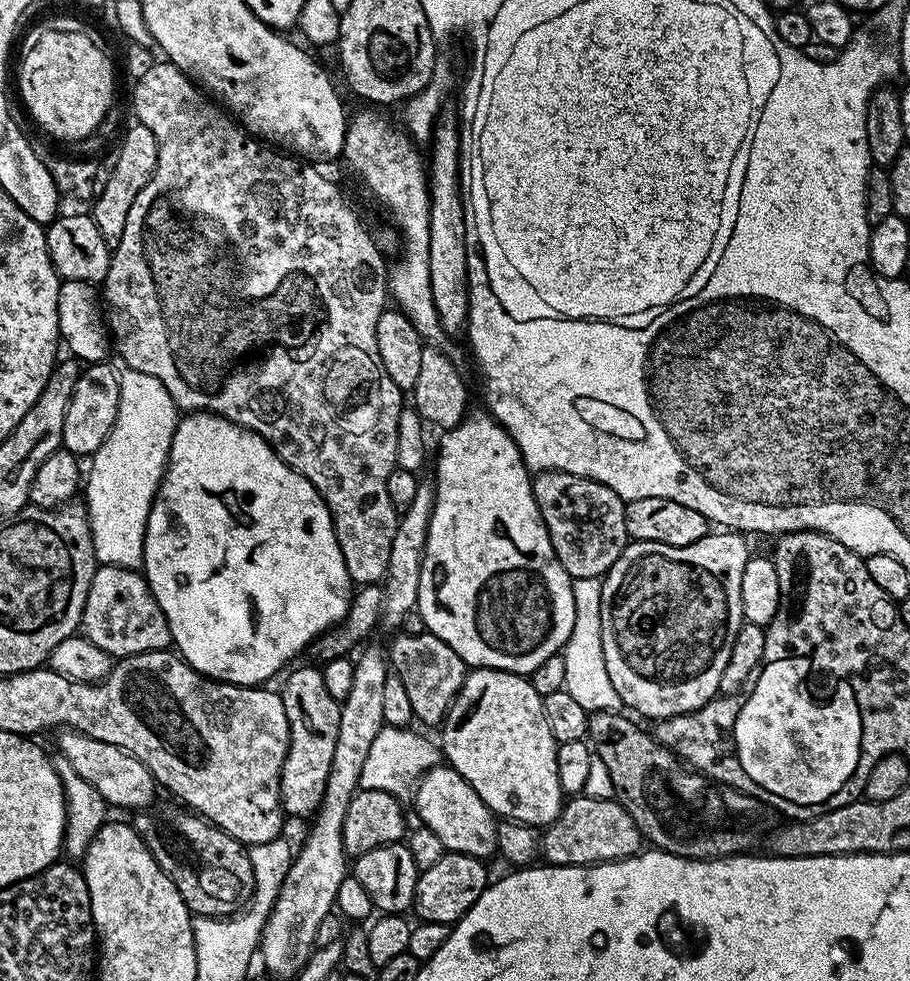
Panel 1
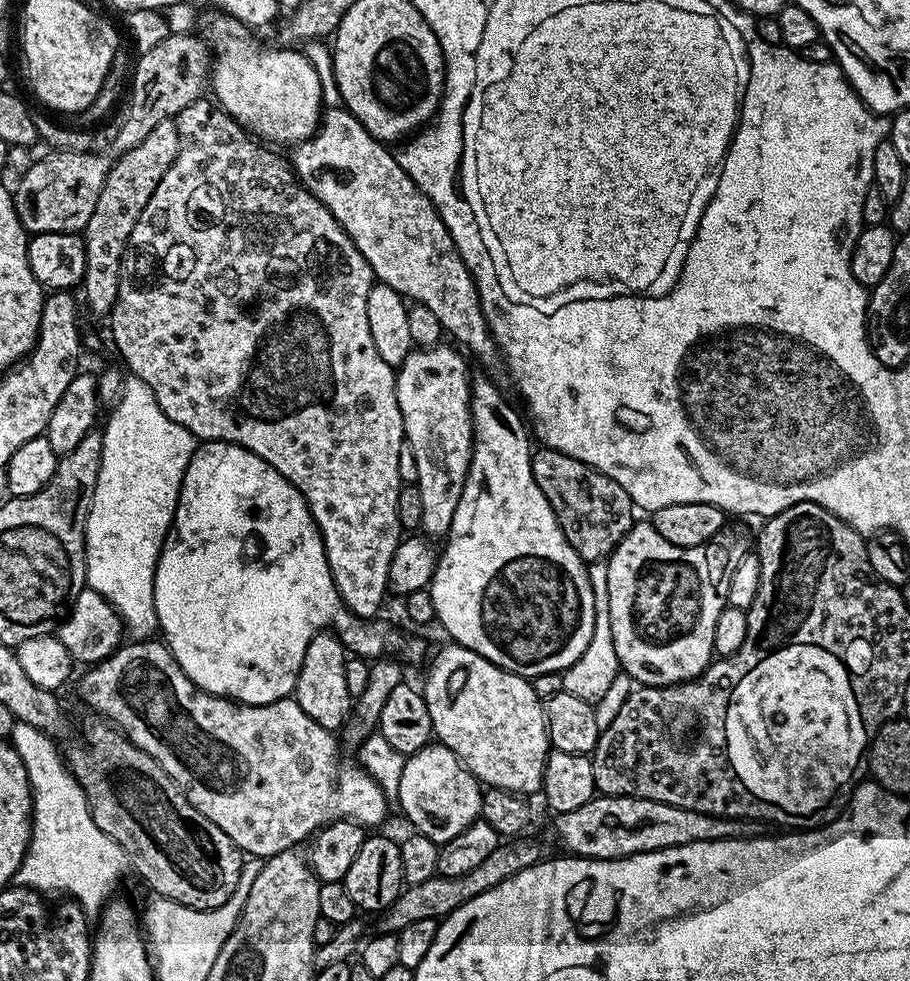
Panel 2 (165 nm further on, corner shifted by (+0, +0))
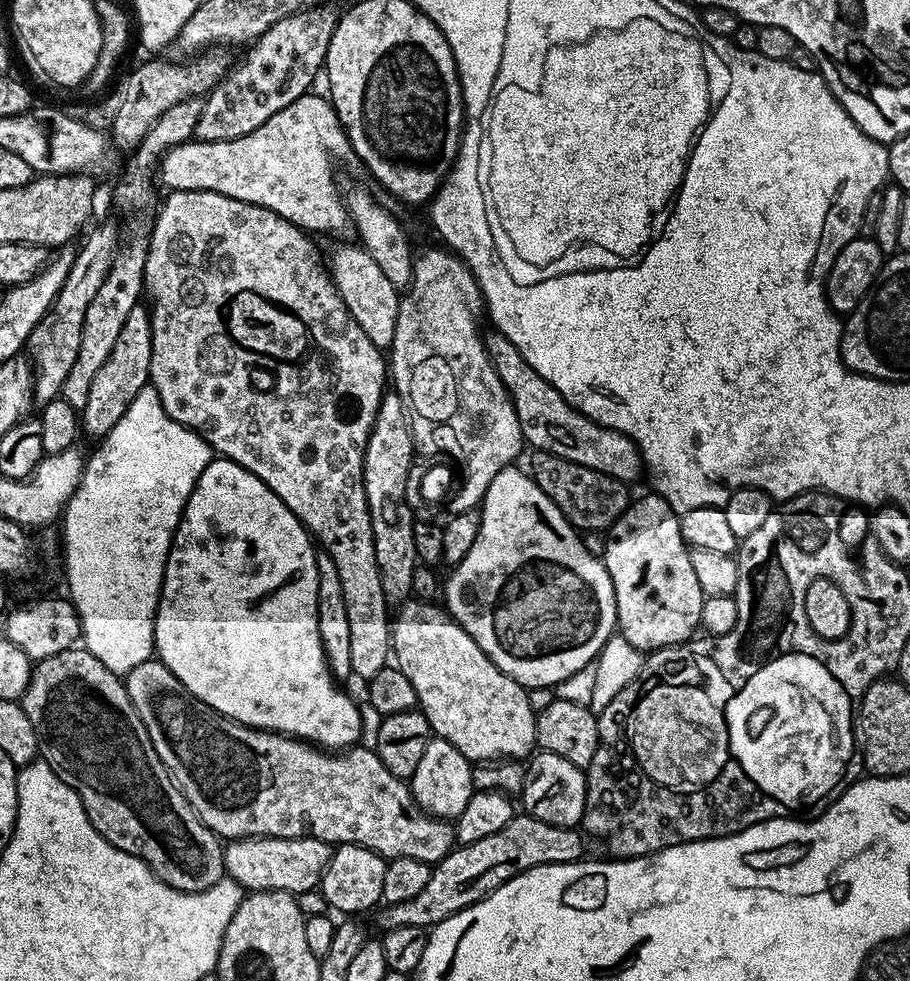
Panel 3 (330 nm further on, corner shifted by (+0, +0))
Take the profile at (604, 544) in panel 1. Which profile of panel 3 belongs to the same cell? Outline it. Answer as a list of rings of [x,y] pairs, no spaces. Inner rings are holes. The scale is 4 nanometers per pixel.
[[[533,451],[530,475],[540,489],[562,510],[572,527],[581,533],[601,532],[611,529],[612,523],[628,509],[630,503],[629,485],[610,478],[590,466],[578,466],[578,462],[566,462],[558,454]]]

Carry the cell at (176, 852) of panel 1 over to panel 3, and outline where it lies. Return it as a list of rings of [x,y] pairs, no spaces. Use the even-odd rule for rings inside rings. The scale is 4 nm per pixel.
[[[83,646],[67,648],[62,650],[62,654],[48,656],[33,667],[32,677],[29,678],[22,703],[26,710],[26,718],[30,718],[30,726],[34,726],[39,759],[45,760],[50,766],[50,770],[54,770],[54,774],[58,774],[58,778],[62,782],[66,782],[66,786],[70,786],[70,790],[74,790],[78,794],[94,830],[98,830],[98,834],[102,834],[102,838],[106,838],[118,850],[146,862],[150,871],[171,888],[177,888],[183,892],[205,892],[219,880],[225,879],[224,844],[221,837],[211,832],[200,821],[200,816],[192,809],[192,803],[184,796],[184,791],[176,785],[176,781],[172,779],[162,758],[158,758],[158,750],[154,750],[154,742],[150,742],[150,734],[146,734],[146,726],[142,726],[142,718],[138,718],[138,710],[134,710],[134,706],[130,702],[130,694],[126,694],[126,686],[121,677],[106,670],[106,666],[102,666],[102,662],[98,662],[98,658],[94,658],[94,654],[90,654],[87,648]]]

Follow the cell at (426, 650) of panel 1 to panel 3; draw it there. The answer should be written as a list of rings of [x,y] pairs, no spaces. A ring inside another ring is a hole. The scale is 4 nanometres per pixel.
[[[214,458],[202,470],[194,490],[180,515],[180,525],[172,539],[172,548],[168,551],[168,561],[164,567],[164,584],[160,588],[160,604],[156,608],[155,655],[190,690],[196,699],[206,702],[218,714],[231,720],[237,720],[248,728],[263,728],[265,732],[279,732],[283,735],[303,740],[324,750],[347,750],[359,741],[360,716],[357,701],[352,701],[344,692],[335,688],[332,672],[328,669],[328,660],[324,657],[322,642],[318,638],[318,566],[317,549],[313,537],[300,523],[290,509],[250,470],[238,466],[238,462],[223,458]]]

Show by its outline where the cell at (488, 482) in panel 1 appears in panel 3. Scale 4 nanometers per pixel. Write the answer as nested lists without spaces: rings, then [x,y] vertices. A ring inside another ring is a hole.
[[[517,466],[503,468],[498,474],[494,474],[494,482],[486,490],[483,501],[478,509],[480,513],[480,525],[478,526],[478,538],[474,538],[474,546],[470,546],[466,558],[451,569],[446,583],[442,588],[443,603],[446,611],[456,623],[460,624],[474,638],[474,642],[482,649],[498,667],[510,678],[514,678],[525,689],[529,688],[552,688],[563,680],[571,678],[578,670],[582,670],[587,664],[593,663],[603,646],[614,635],[616,622],[616,599],[614,598],[614,586],[610,574],[604,569],[604,561],[590,554],[583,545],[581,533],[572,527],[572,524],[554,506],[551,498],[536,484],[527,471],[524,472]]]

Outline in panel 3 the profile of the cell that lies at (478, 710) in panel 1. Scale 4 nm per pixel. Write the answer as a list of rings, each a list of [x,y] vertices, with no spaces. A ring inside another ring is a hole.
[[[416,598],[409,599],[407,602],[399,605],[397,614],[391,621],[392,629],[392,650],[391,655],[394,657],[395,667],[402,670],[402,674],[406,674],[406,678],[410,678],[410,683],[416,691],[416,703],[419,711],[424,713],[425,718],[430,722],[433,733],[439,739],[450,742],[457,750],[462,753],[469,762],[478,760],[518,760],[523,761],[525,758],[533,755],[534,749],[537,747],[536,742],[536,713],[533,712],[528,694],[523,684],[519,684],[514,678],[510,678],[501,670],[498,665],[482,651],[474,642],[474,638],[470,638],[470,634],[466,634],[463,626],[456,623],[443,607],[435,608],[436,604],[432,602],[421,602]]]

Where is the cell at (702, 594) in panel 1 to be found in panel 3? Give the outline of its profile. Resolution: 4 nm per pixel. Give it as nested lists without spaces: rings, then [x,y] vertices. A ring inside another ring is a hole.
[[[663,495],[644,496],[641,500],[633,499],[629,503],[628,509],[619,516],[611,526],[606,536],[607,544],[603,557],[604,569],[610,574],[612,585],[614,586],[614,598],[616,599],[616,622],[619,635],[624,636],[630,646],[639,649],[641,653],[647,654],[655,652],[657,648],[669,648],[675,644],[683,644],[686,640],[693,639],[694,633],[700,628],[702,618],[702,606],[704,605],[704,591],[702,586],[698,586],[698,578],[694,575],[694,566],[690,566],[690,549],[680,537],[680,516],[665,502]]]

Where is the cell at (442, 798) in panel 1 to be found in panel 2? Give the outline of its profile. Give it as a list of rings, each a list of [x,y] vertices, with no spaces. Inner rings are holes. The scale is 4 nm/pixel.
[[[429,742],[425,748],[405,759],[398,804],[404,811],[405,818],[413,824],[411,827],[436,844],[442,845],[450,842],[450,838],[458,838],[458,834],[462,834],[462,830],[466,830],[466,826],[470,826],[480,819],[481,795],[482,788],[476,777],[464,767],[464,763],[445,744]]]

